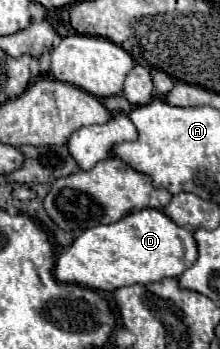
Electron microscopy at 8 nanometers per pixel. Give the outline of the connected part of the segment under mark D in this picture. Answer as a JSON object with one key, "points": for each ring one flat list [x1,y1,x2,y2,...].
{"points":[[144,208,128,214,120,222,100,224,84,230,68,250,64,250,54,266,60,282,74,282,94,290,118,290,132,284,150,284,164,278,178,278,194,266,198,258,198,242,194,230,174,224,162,210]]}

